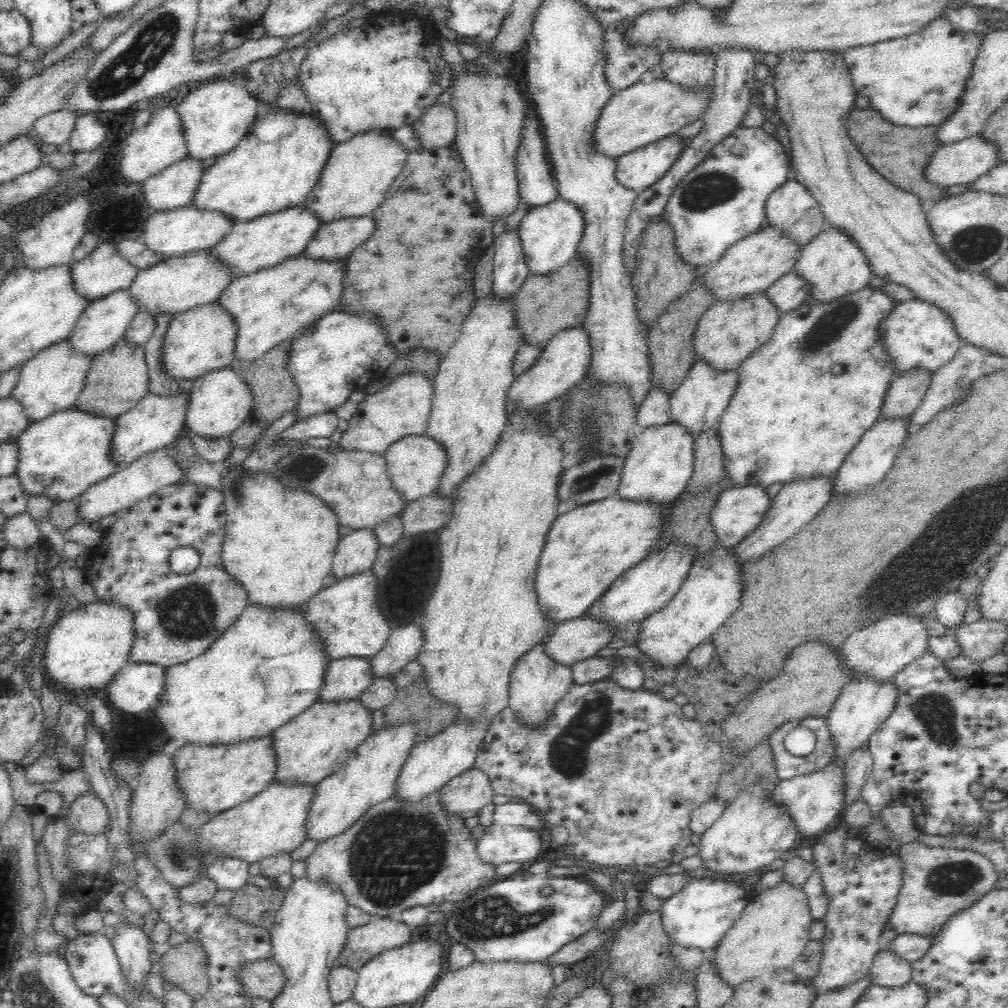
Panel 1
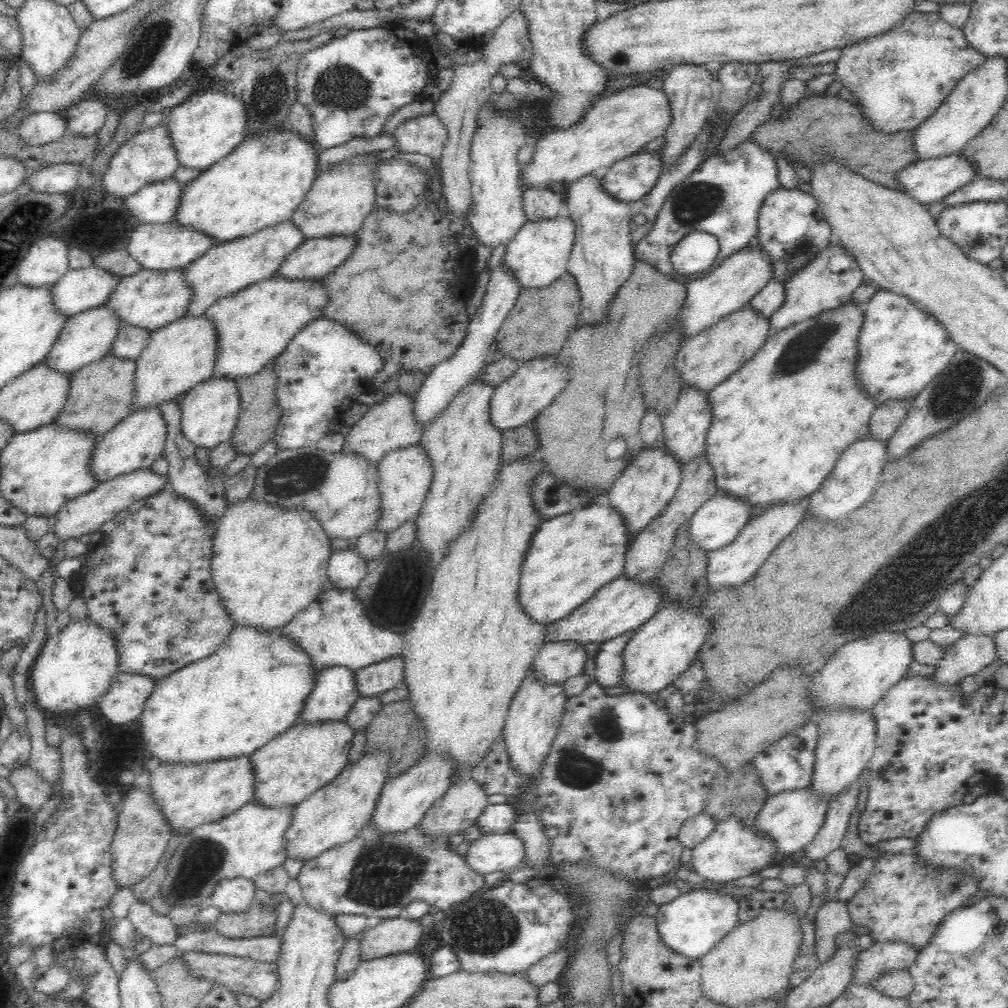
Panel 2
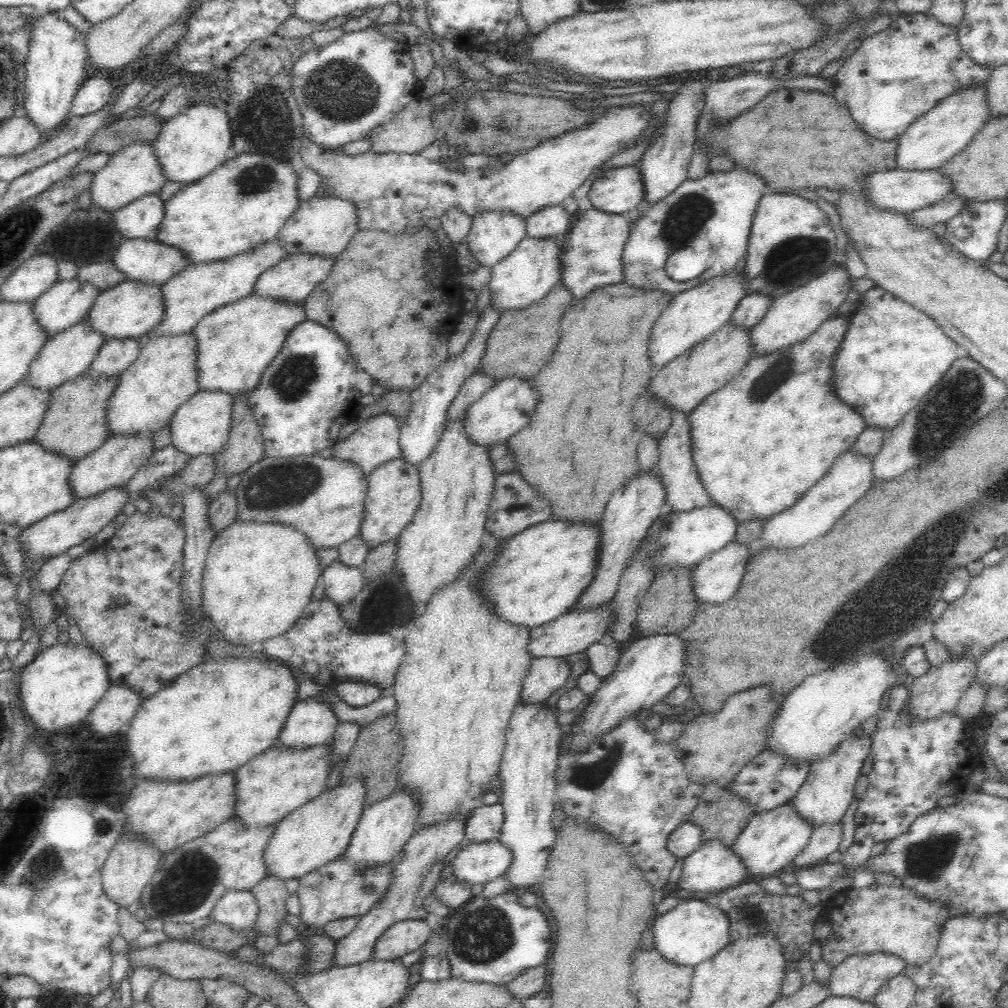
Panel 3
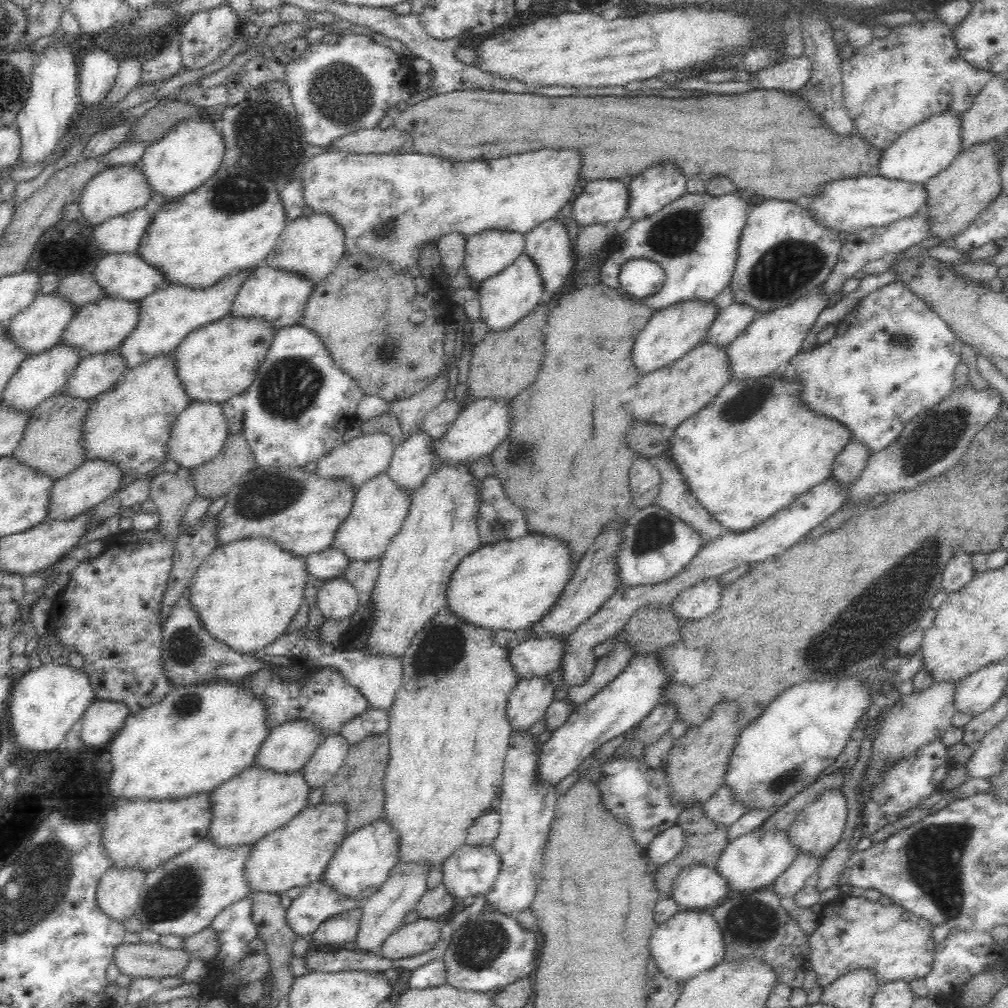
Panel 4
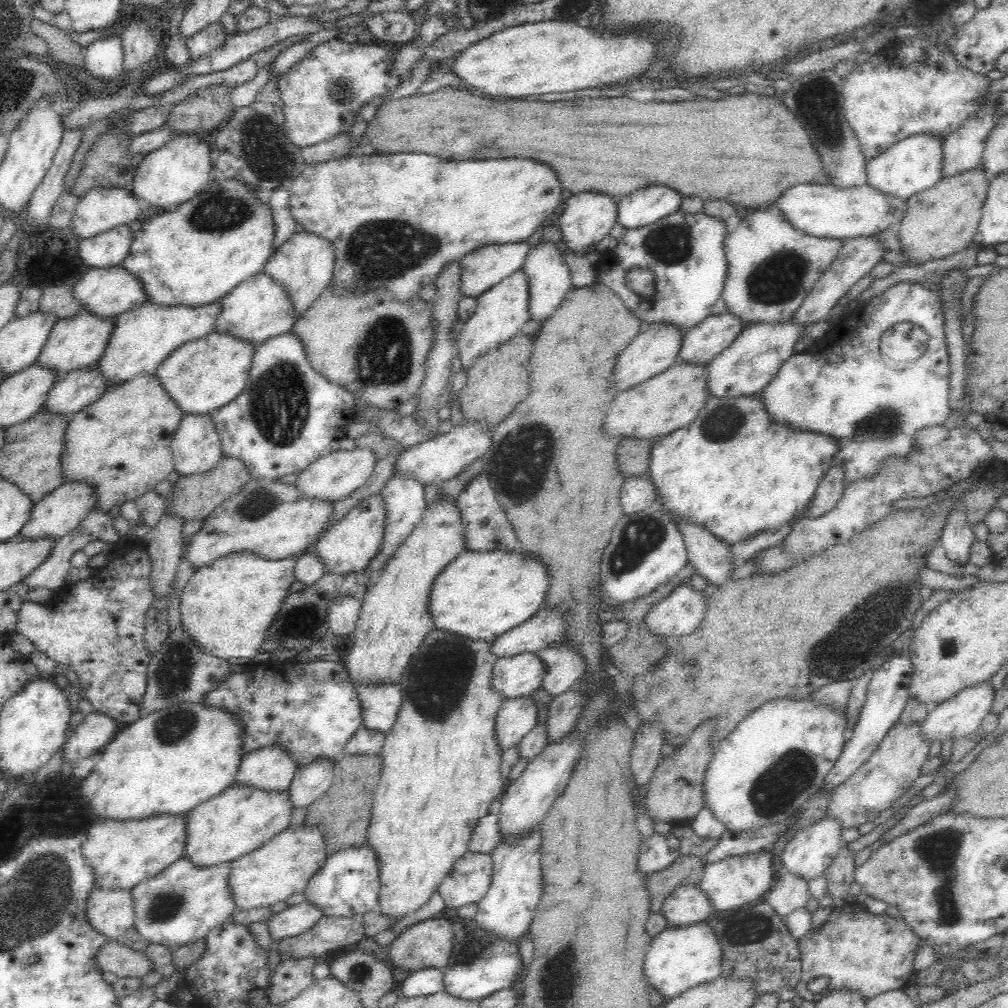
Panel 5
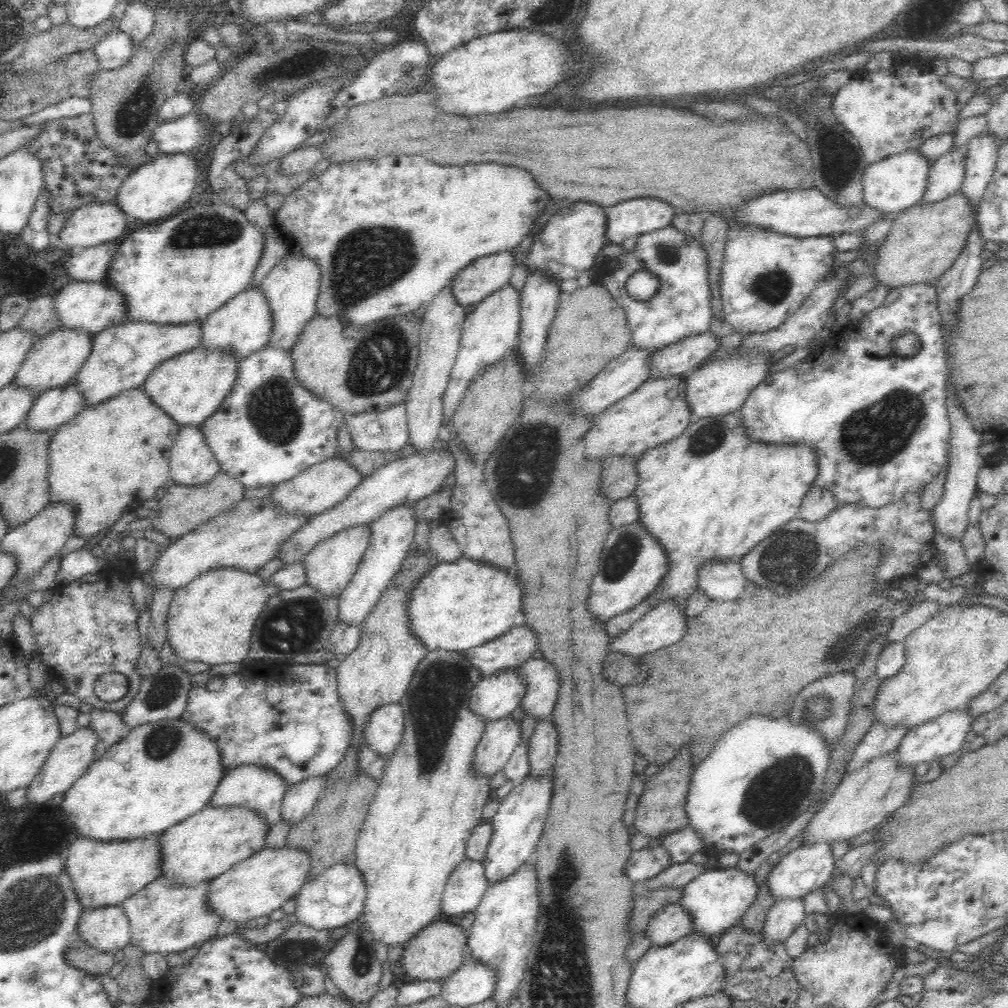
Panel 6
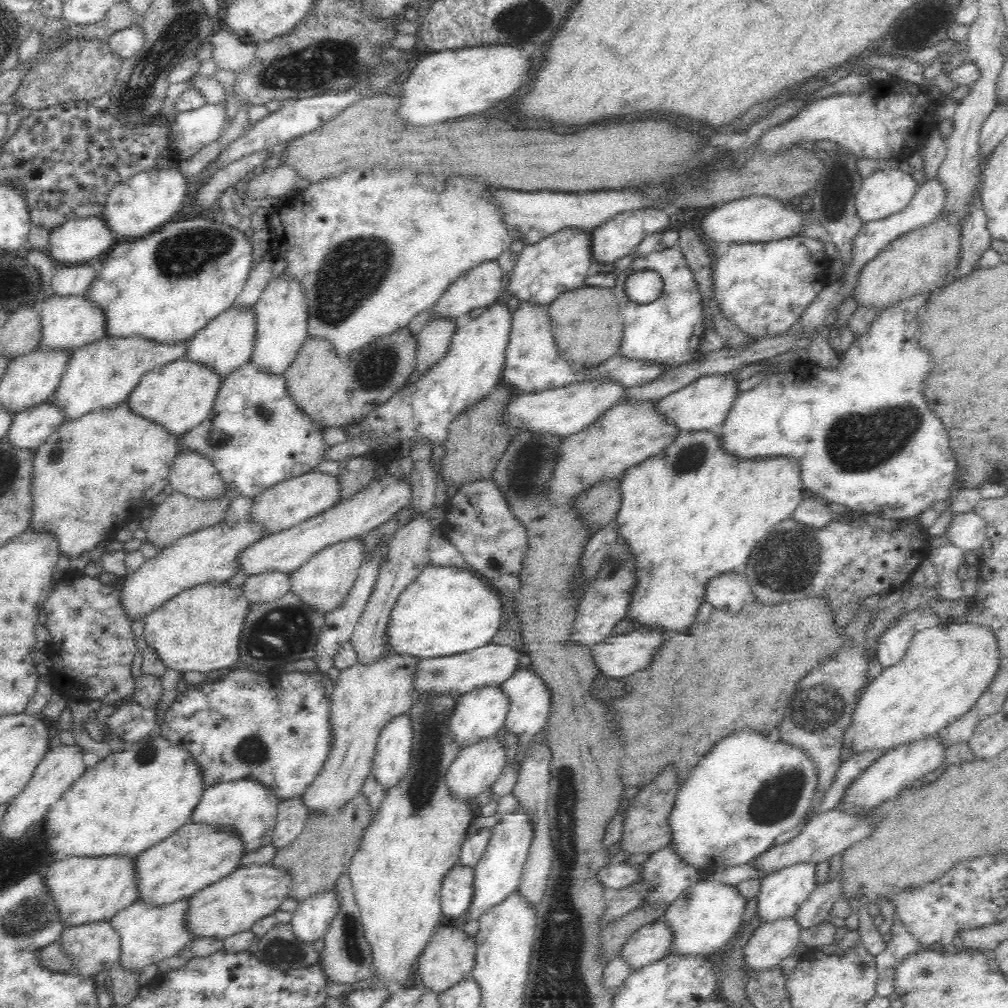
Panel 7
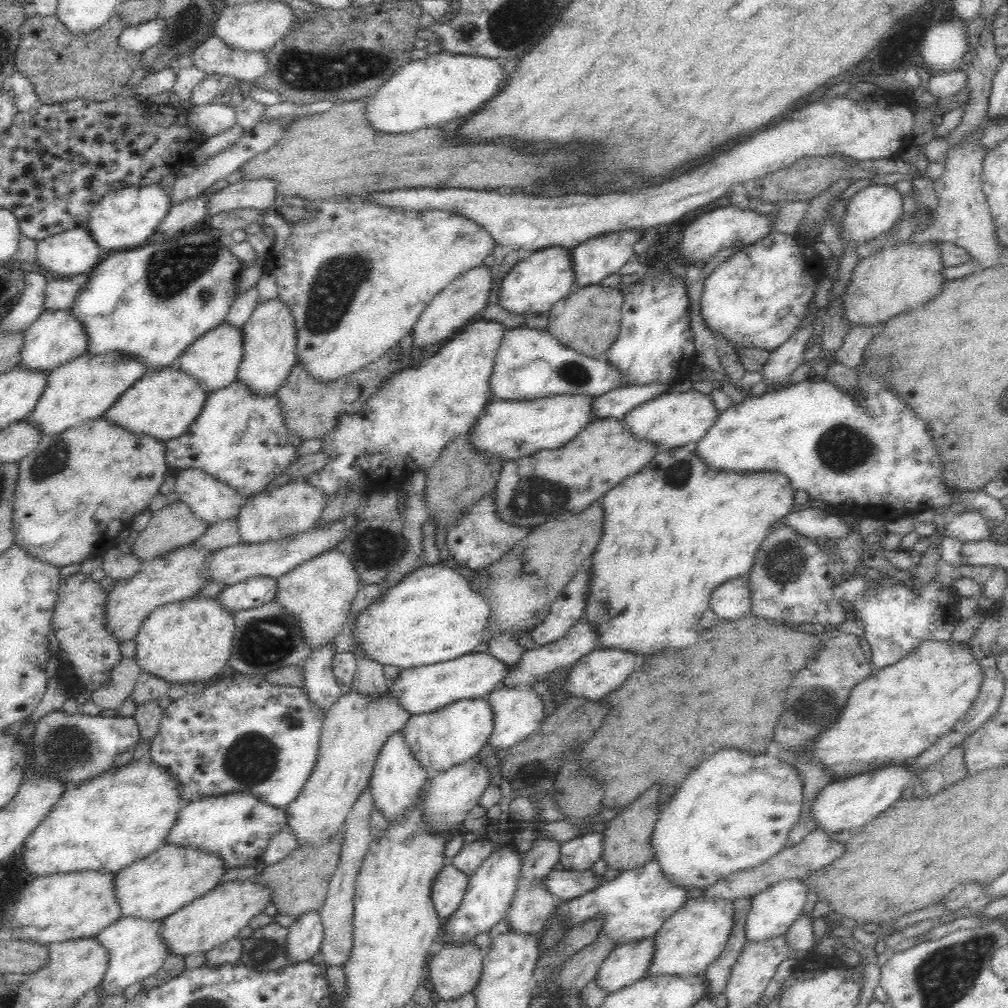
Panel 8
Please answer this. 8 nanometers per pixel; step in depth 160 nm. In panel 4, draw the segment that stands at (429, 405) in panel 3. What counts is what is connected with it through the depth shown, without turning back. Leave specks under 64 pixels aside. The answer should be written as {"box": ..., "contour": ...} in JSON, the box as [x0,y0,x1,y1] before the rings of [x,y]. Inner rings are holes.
{"box":[385,430,434,500],"contour":[[[416,430],[409,437],[406,437],[397,447],[395,447],[393,455],[391,456],[390,464],[385,471],[390,477],[390,481],[398,487],[404,489],[408,493],[408,497],[412,500],[416,489],[427,479],[431,473],[432,460],[434,460],[434,453],[432,453],[433,438]]]}

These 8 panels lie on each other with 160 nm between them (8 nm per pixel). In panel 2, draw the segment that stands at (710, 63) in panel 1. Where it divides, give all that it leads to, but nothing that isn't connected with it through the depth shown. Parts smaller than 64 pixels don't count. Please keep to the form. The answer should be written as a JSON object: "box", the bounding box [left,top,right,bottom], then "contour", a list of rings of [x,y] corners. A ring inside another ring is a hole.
{"box":[657,64,717,172],"contour":[[[681,64],[667,67],[660,73],[663,78],[663,91],[668,99],[668,109],[671,120],[667,132],[663,134],[665,142],[657,152],[661,158],[661,172],[672,170],[684,151],[692,146],[692,142],[704,130],[709,116],[716,106],[717,85],[710,75],[708,66],[695,64]]]}

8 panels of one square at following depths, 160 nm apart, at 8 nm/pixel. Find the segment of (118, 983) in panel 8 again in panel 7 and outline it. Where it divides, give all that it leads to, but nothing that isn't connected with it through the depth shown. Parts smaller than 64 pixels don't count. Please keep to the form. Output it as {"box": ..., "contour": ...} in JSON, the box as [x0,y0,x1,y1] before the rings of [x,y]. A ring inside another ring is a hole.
{"box":[110,899,192,974],"contour":[[[189,899],[178,900],[174,904],[154,905],[146,902],[134,902],[123,911],[117,912],[110,920],[110,925],[120,937],[120,967],[124,971],[132,971],[140,974],[142,969],[156,965],[161,960],[178,954],[192,939],[192,933],[188,931],[184,923],[184,914],[188,908]]]}

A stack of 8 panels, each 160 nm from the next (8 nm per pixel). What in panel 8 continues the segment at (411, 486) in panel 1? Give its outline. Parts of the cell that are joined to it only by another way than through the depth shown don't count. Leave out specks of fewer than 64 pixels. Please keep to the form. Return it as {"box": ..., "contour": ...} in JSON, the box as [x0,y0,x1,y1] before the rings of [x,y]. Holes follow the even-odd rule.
{"box":[273,548,361,652],"contour":[[[333,548],[332,552],[324,551],[308,558],[290,572],[278,576],[273,600],[283,606],[287,616],[292,616],[297,621],[305,644],[314,652],[318,648],[324,648],[326,644],[332,644],[334,638],[344,630],[361,585],[348,555]]]}

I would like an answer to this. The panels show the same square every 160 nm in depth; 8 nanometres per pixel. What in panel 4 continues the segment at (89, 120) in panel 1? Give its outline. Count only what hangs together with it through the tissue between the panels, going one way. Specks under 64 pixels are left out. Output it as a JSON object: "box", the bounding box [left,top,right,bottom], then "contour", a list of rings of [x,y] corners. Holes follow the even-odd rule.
{"box":[79,47,119,110],"contour":[[[101,47],[86,50],[79,57],[80,100],[82,110],[96,106],[114,86],[119,61],[116,54]]]}

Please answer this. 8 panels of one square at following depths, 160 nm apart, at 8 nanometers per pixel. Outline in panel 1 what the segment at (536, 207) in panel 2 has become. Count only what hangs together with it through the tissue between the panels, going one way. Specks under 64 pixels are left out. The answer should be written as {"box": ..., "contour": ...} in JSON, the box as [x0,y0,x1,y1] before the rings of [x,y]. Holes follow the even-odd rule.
{"box":[516,112,559,210],"contour":[[[530,112],[526,114],[520,150],[516,156],[521,203],[526,204],[528,210],[550,204],[559,197],[550,172],[550,161],[544,158],[545,140],[542,140],[540,123],[534,116],[530,116]]]}

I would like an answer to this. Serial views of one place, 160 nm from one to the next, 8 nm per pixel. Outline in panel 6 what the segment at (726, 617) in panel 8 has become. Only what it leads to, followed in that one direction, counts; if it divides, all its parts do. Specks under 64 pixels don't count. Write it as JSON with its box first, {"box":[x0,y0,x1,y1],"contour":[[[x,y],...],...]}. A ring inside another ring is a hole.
{"box":[697,560,747,601],"contour":[[[723,560],[702,564],[697,584],[710,601],[732,601],[740,598],[747,581],[739,562]]]}

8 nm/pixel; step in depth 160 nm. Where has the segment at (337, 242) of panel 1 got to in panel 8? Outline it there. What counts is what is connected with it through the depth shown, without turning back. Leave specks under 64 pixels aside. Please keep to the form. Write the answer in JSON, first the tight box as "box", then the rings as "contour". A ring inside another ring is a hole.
{"box":[179,323,242,394],"contour":[[[222,323],[219,327],[196,339],[179,356],[179,360],[179,368],[198,381],[208,394],[226,388],[236,381],[236,372],[242,360],[242,329]]]}

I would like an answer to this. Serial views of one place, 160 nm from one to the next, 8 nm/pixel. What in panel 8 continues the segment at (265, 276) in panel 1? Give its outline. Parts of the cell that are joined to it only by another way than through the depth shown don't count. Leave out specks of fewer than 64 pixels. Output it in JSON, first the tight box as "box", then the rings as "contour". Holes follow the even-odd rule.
{"box":[102,367,208,441],"contour":[[[171,367],[147,370],[130,388],[118,396],[118,400],[102,416],[130,433],[150,436],[167,441],[182,436],[200,415],[208,396],[206,389],[182,369]]]}

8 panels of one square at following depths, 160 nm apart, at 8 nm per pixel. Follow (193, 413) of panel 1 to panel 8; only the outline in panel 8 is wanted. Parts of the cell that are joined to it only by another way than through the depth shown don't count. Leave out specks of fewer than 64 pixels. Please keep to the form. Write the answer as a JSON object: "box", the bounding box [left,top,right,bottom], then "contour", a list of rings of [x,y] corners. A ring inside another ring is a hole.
{"box":[174,468,245,525],"contour":[[[187,468],[174,474],[174,492],[192,514],[206,525],[238,518],[245,497],[202,469]]]}

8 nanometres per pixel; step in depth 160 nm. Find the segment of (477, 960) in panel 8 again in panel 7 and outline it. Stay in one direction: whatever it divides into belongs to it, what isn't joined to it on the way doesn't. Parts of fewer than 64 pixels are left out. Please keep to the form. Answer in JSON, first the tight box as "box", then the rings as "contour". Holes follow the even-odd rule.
{"box":[415,925,475,994],"contour":[[[443,925],[438,926],[432,938],[428,941],[427,947],[418,957],[415,964],[415,973],[422,978],[426,991],[440,994],[471,976],[475,965],[475,954],[475,940],[463,929]]]}

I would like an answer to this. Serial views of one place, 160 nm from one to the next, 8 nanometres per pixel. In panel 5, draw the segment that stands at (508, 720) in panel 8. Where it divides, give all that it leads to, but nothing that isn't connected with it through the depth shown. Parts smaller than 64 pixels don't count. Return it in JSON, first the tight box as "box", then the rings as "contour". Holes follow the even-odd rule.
{"box":[537,646,586,698],"contour":[[[558,646],[558,648],[544,648],[537,653],[546,665],[546,675],[540,688],[554,698],[563,692],[571,690],[576,682],[585,676],[586,663],[577,652]]]}

